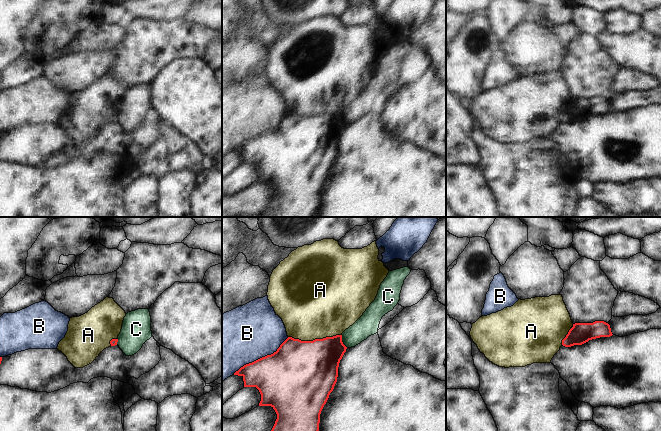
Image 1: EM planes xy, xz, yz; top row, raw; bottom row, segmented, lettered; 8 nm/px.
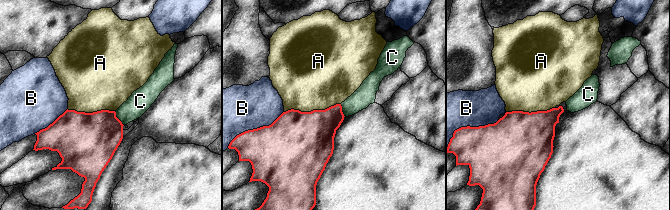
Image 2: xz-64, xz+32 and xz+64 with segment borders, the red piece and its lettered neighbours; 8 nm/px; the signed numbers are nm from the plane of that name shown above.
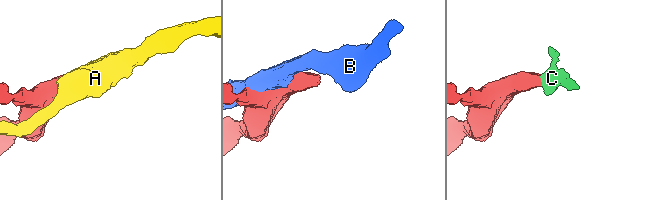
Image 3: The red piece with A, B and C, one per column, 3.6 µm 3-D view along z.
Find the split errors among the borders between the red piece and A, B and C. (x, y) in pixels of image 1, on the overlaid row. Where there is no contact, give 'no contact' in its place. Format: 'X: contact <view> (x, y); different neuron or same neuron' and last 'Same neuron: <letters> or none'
A: contact xz (315, 339); different neuron
B: contact xz (262, 357); different neuron
C: contact xz (341, 341); different neuron
Same neuron: none

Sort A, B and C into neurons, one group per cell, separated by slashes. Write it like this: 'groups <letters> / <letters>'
groups A / B / C

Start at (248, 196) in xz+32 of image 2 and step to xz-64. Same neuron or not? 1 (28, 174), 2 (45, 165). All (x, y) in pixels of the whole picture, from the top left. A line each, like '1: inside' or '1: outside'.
1: outside
2: outside

